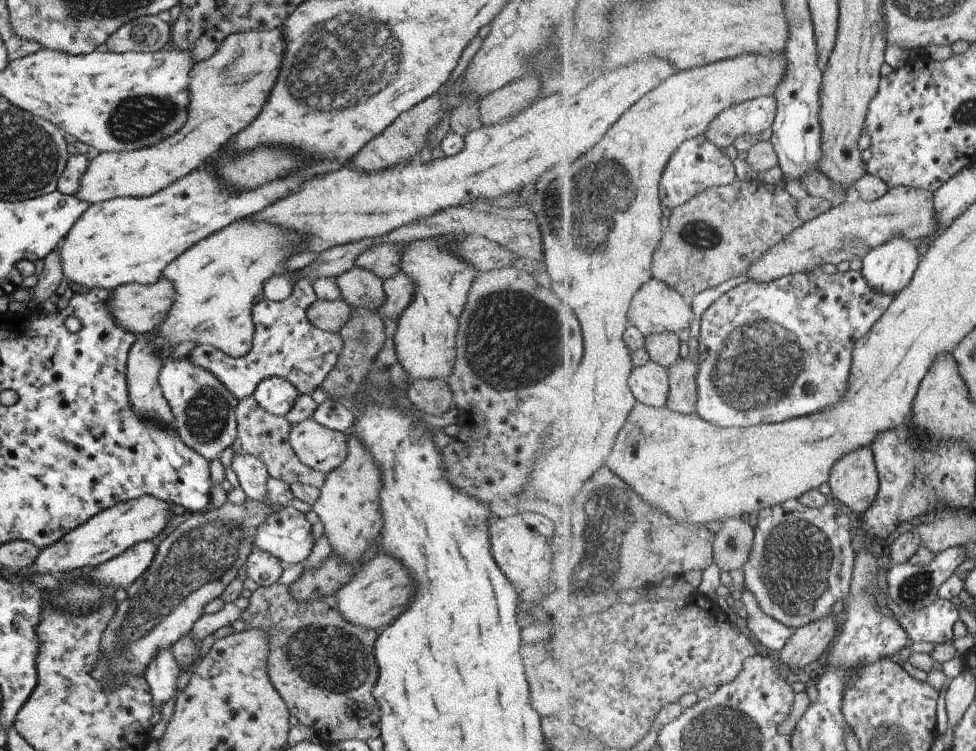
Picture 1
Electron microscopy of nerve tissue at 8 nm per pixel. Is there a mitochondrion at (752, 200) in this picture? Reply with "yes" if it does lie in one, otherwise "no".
no

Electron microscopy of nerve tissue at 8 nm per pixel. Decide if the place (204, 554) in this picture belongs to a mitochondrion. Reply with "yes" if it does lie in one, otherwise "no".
yes

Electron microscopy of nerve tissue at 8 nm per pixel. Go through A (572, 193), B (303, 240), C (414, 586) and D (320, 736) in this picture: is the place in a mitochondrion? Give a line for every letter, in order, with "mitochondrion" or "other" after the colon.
A: mitochondrion
B: other
C: other
D: other

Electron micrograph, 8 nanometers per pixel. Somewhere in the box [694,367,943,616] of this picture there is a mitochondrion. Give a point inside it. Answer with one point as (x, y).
(912, 592)

